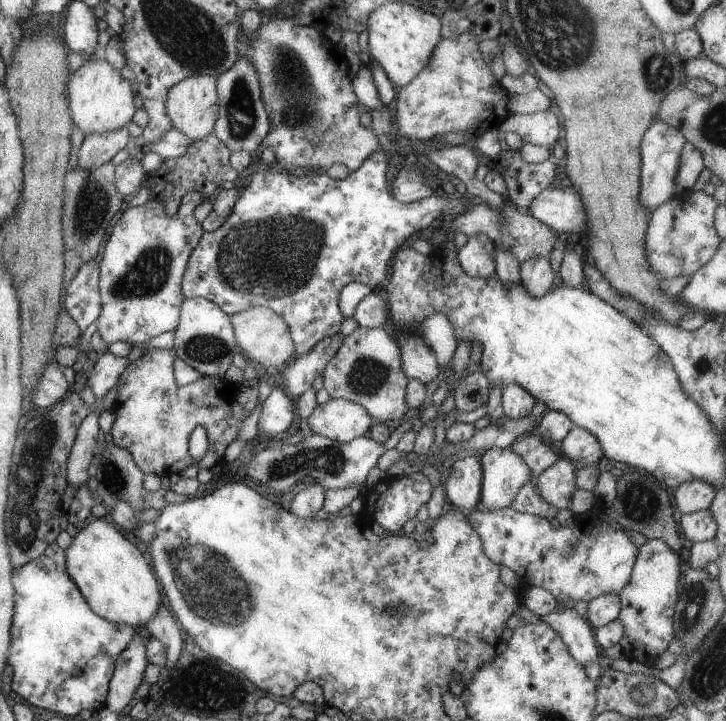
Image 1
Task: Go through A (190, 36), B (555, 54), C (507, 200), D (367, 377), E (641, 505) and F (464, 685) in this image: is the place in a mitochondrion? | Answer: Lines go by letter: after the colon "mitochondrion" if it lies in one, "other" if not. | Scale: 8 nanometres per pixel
A: mitochondrion
B: mitochondrion
C: other
D: mitochondrion
E: mitochondrion
F: other

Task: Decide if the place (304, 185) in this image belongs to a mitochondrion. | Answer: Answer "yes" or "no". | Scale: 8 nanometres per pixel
no

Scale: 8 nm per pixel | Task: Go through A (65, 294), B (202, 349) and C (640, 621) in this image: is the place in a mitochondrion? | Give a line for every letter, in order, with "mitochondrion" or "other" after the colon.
A: other
B: mitochondrion
C: other

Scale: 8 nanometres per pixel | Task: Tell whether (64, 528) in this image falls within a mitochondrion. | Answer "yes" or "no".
no

